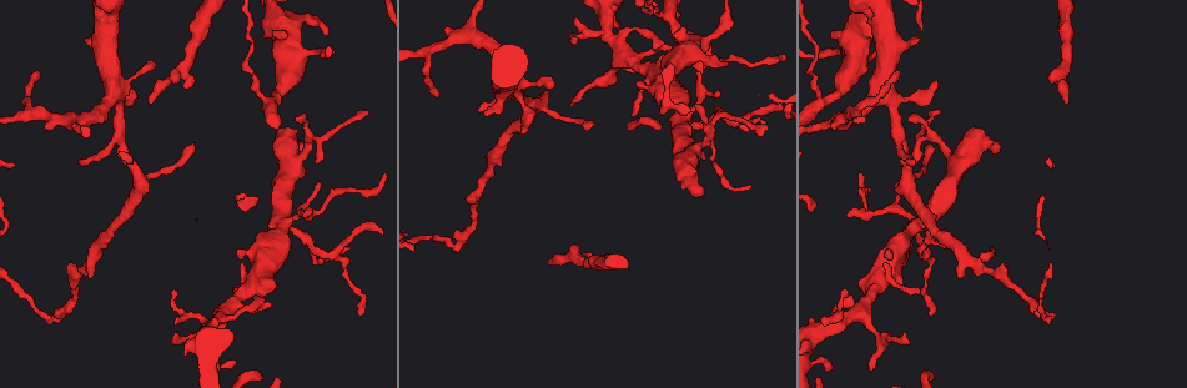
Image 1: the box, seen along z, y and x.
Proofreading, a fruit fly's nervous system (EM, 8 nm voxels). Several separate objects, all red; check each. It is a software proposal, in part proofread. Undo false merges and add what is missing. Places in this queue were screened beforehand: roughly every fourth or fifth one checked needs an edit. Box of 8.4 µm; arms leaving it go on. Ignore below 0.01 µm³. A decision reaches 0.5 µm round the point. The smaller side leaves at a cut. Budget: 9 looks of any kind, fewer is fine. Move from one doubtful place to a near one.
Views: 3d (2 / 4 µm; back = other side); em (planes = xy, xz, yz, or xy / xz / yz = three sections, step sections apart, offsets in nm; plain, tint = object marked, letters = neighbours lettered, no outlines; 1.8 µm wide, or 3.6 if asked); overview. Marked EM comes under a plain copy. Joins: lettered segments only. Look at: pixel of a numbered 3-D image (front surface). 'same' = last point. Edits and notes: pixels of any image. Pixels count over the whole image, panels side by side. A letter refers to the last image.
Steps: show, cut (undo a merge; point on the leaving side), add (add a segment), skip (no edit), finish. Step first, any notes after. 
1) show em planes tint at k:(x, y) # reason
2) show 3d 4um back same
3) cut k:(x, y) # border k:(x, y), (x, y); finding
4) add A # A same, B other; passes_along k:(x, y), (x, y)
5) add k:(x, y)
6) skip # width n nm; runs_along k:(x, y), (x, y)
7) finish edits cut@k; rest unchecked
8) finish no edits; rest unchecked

show 3d 4um at 1:(149, 101) # an open end

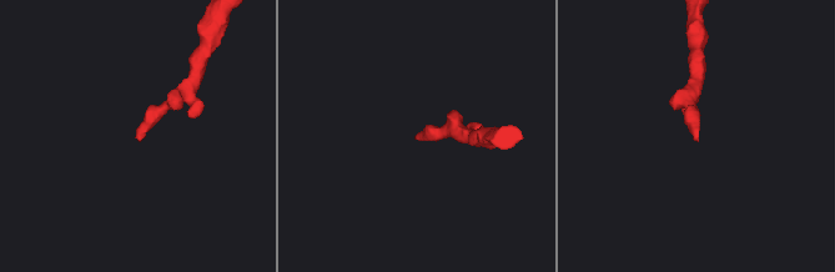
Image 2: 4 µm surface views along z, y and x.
show em xy step 4 letters at 2:(698, 137)

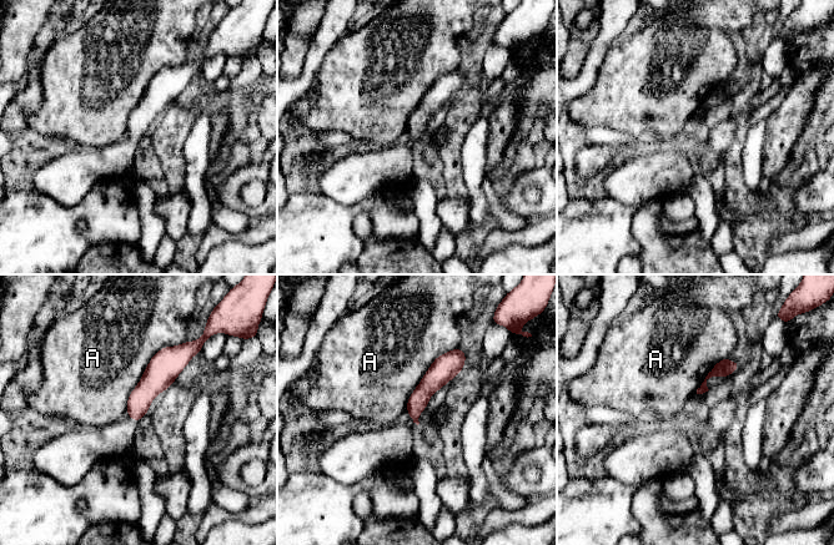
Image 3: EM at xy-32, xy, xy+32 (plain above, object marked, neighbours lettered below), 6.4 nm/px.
show em planes letters same

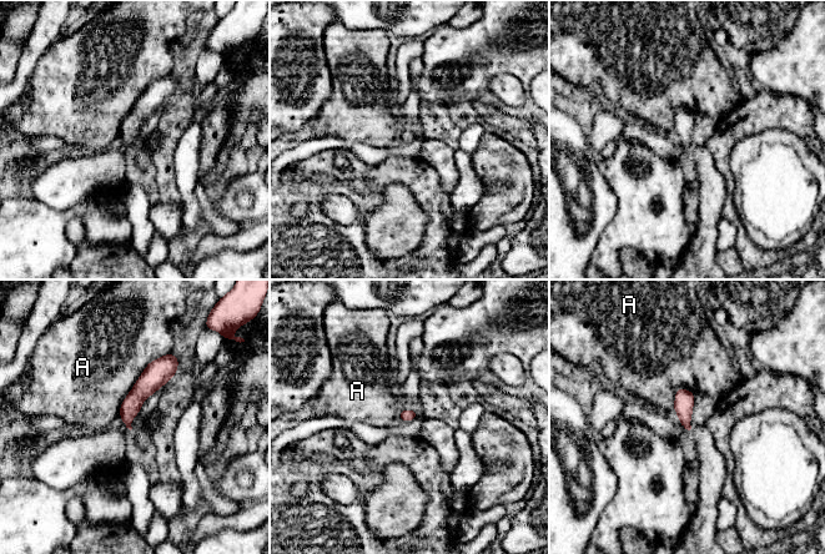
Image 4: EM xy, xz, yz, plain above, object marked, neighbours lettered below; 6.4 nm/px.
skip # A other; runs_along 4:(172, 358), (135, 398), (127, 422); no lettered segment goes on from it

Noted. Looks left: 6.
show em xz step 4 letters at 1:(484, 114) # thick end

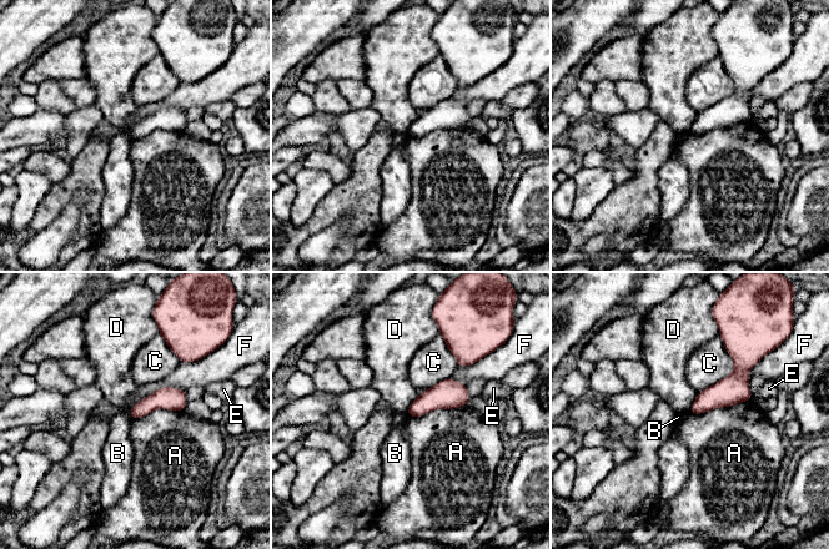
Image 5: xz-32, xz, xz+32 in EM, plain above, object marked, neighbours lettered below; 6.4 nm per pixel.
show em planes letters same # another direction

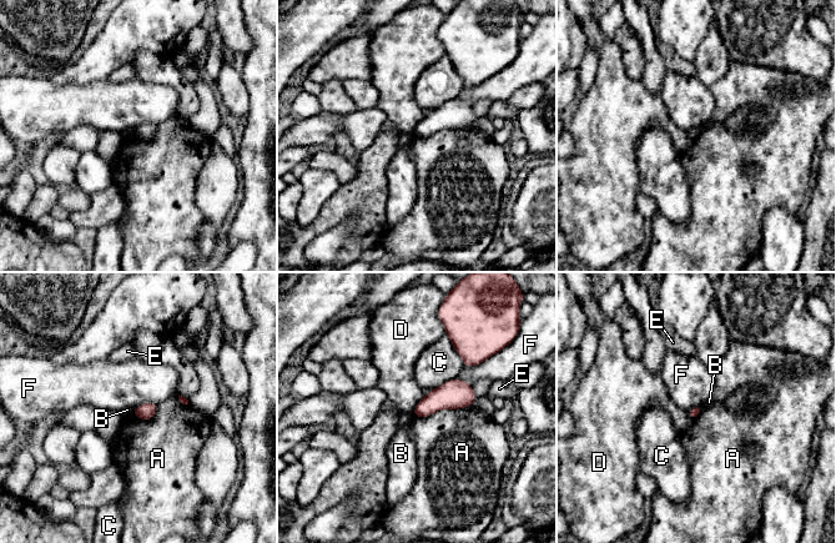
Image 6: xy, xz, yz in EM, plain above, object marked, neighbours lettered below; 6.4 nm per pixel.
skip # A other, B other, C other, D other, E other, F other; no lettered segment goes on from it

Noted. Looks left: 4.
show 3d 4um at 1:(140, 180)

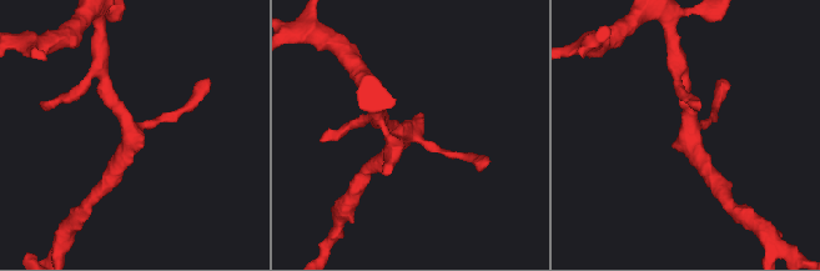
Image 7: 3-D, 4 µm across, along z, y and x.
show em planes letters at 7:(408, 131)

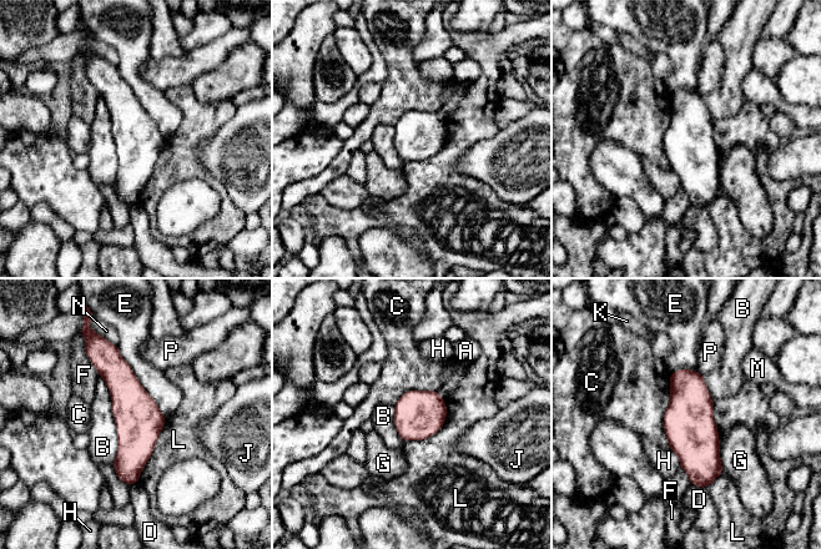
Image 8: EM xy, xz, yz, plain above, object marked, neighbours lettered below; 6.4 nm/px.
skip # longest_contact B 600 nm; A other, B other, C other, D other, E other, F other, G other, H other, J other, K other, L other, M other, N other, P other; border 8:(99, 374), (116, 428), (112, 463); one cell here

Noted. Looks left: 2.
show 3d 2um at 1:(726, 65) # branch stops here

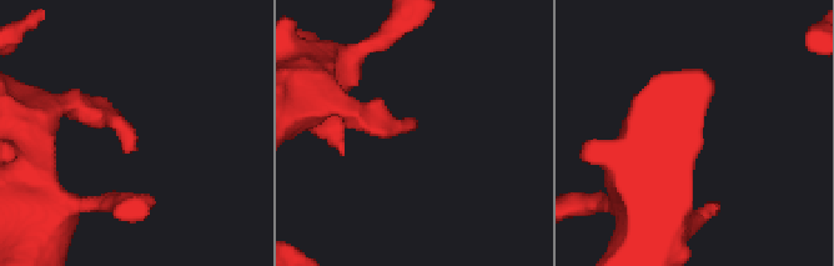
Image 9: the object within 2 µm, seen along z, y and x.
show em planes letters at 9:(410, 122) # now the EM

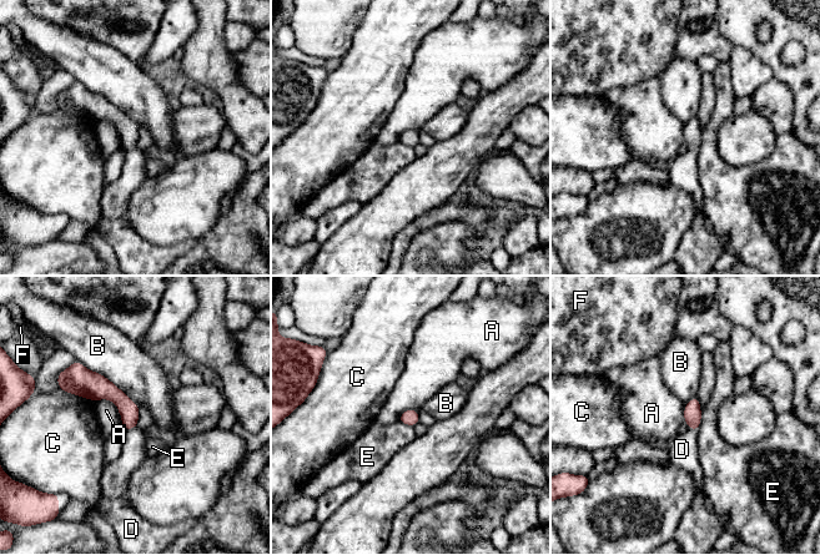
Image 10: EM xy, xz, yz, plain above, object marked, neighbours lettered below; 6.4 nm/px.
skip # A other, B other, C other, D other, E other, F other; runs_along 10:(68, 377), (111, 392), (134, 424); no lettered segment goes on from it

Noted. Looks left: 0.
finish no edits; rest unchecked

